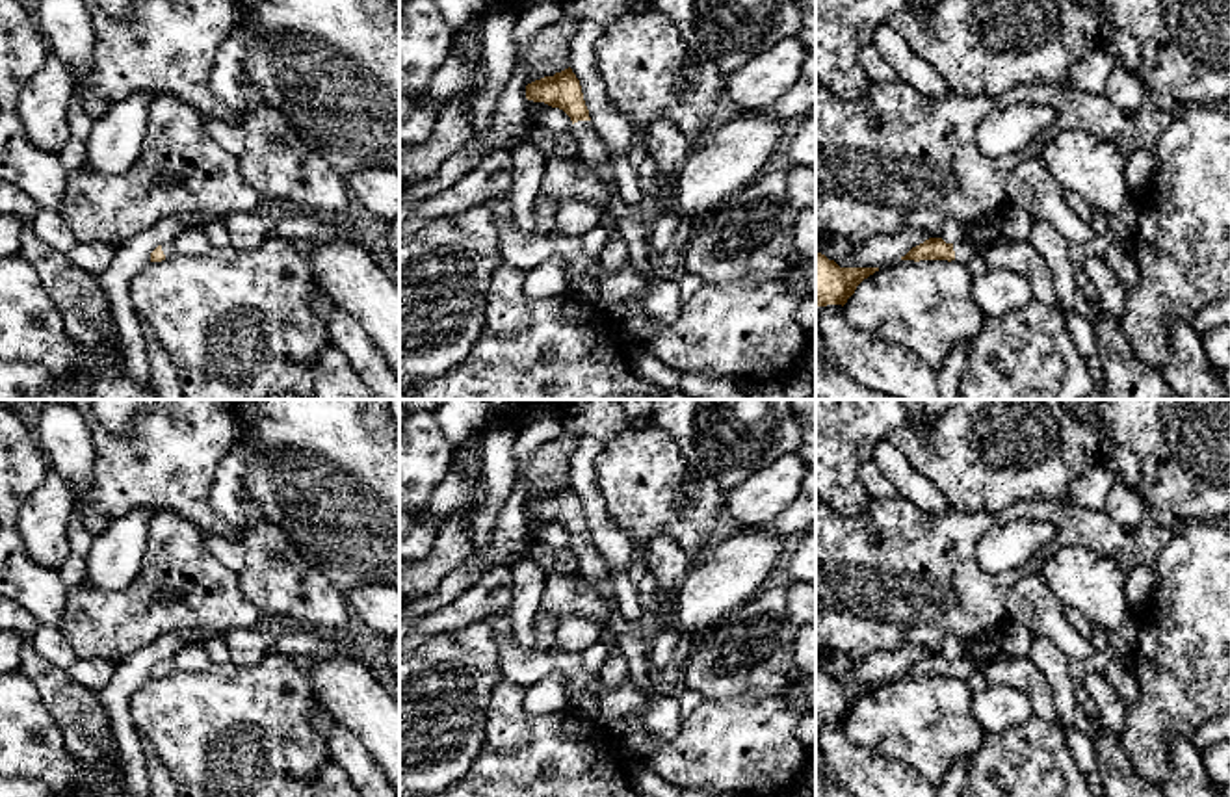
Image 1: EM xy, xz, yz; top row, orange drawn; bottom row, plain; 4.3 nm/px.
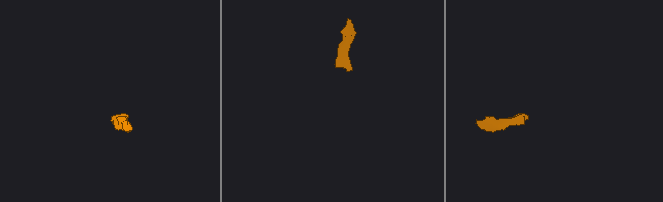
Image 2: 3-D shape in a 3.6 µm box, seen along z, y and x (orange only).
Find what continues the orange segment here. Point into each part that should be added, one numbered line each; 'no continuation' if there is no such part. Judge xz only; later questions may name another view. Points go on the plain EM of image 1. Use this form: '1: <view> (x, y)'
1: xz (591, 567)

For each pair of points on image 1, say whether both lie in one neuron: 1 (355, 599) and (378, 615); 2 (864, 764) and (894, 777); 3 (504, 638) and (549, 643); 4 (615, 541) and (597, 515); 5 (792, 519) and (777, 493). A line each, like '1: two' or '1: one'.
1: one
2: one
3: two
4: one
5: two

